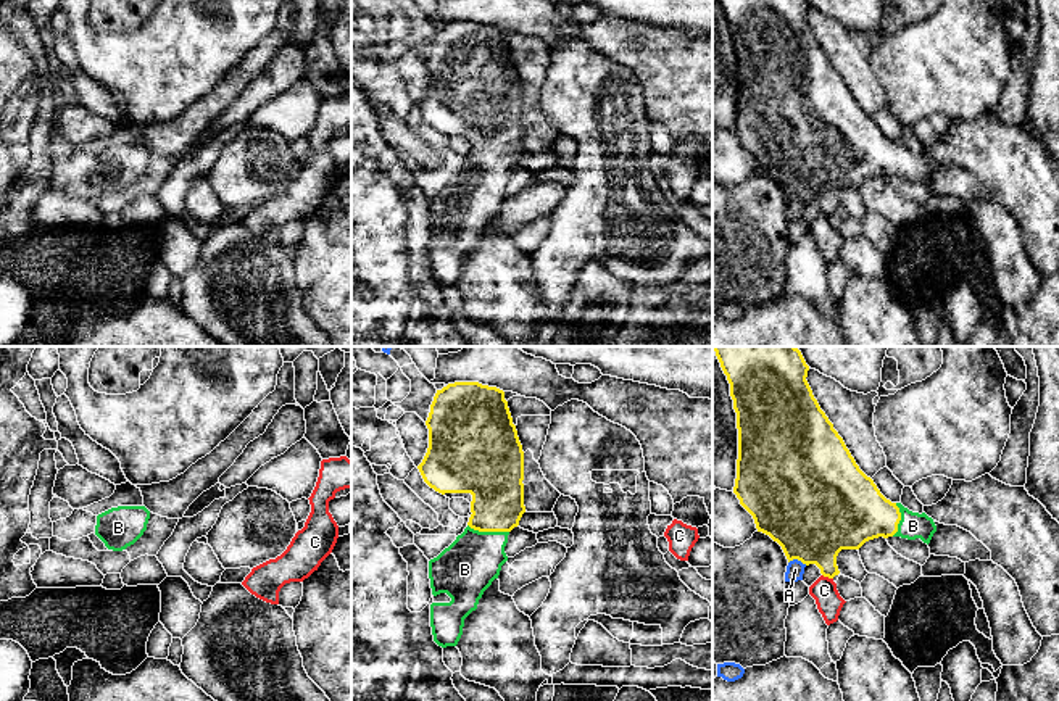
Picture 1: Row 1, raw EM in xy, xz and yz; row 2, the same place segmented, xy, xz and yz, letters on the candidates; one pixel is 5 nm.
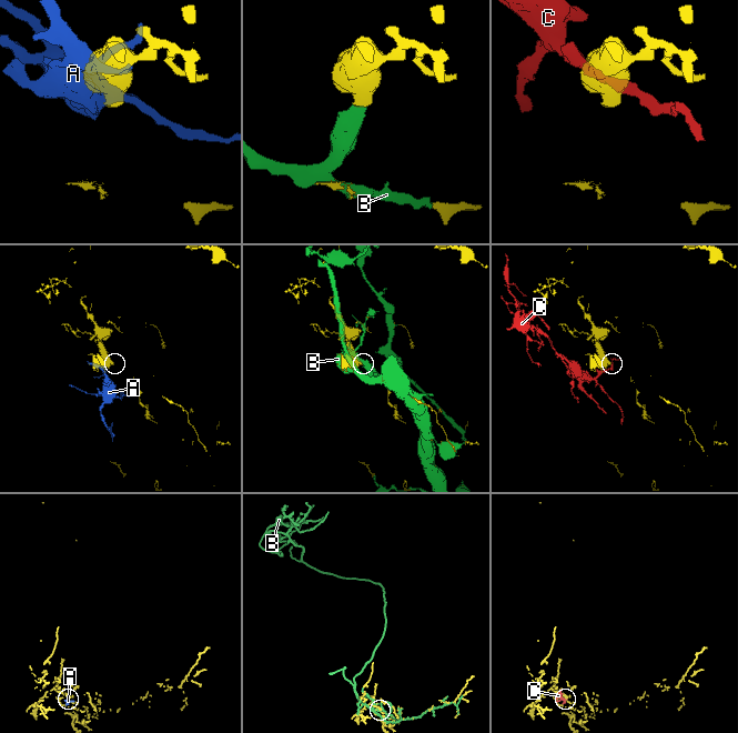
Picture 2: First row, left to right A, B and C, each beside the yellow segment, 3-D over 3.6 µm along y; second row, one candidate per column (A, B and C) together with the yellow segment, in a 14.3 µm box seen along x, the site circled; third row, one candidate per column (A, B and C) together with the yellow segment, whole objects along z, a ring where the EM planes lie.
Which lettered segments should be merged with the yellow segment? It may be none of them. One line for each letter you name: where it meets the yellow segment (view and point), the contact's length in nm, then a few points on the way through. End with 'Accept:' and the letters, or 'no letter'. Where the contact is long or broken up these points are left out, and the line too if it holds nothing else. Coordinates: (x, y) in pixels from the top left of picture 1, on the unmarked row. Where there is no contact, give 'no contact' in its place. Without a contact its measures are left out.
B: meets yellow in xz at (489, 170); contact 220 nm long
Accept: B

